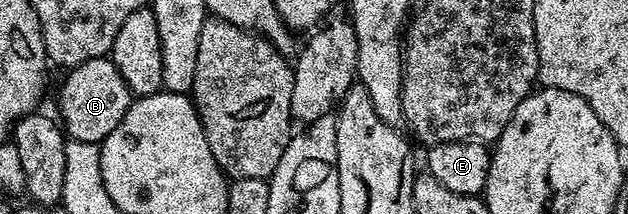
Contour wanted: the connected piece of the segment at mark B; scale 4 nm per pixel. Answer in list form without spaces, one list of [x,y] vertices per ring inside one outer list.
[[[107,56],[85,60],[85,64],[70,67],[66,74],[67,79],[59,90],[58,114],[66,137],[77,142],[102,144],[105,136],[121,124],[121,116],[125,116],[130,108],[133,101],[131,89],[125,80],[121,80],[121,74]]]

